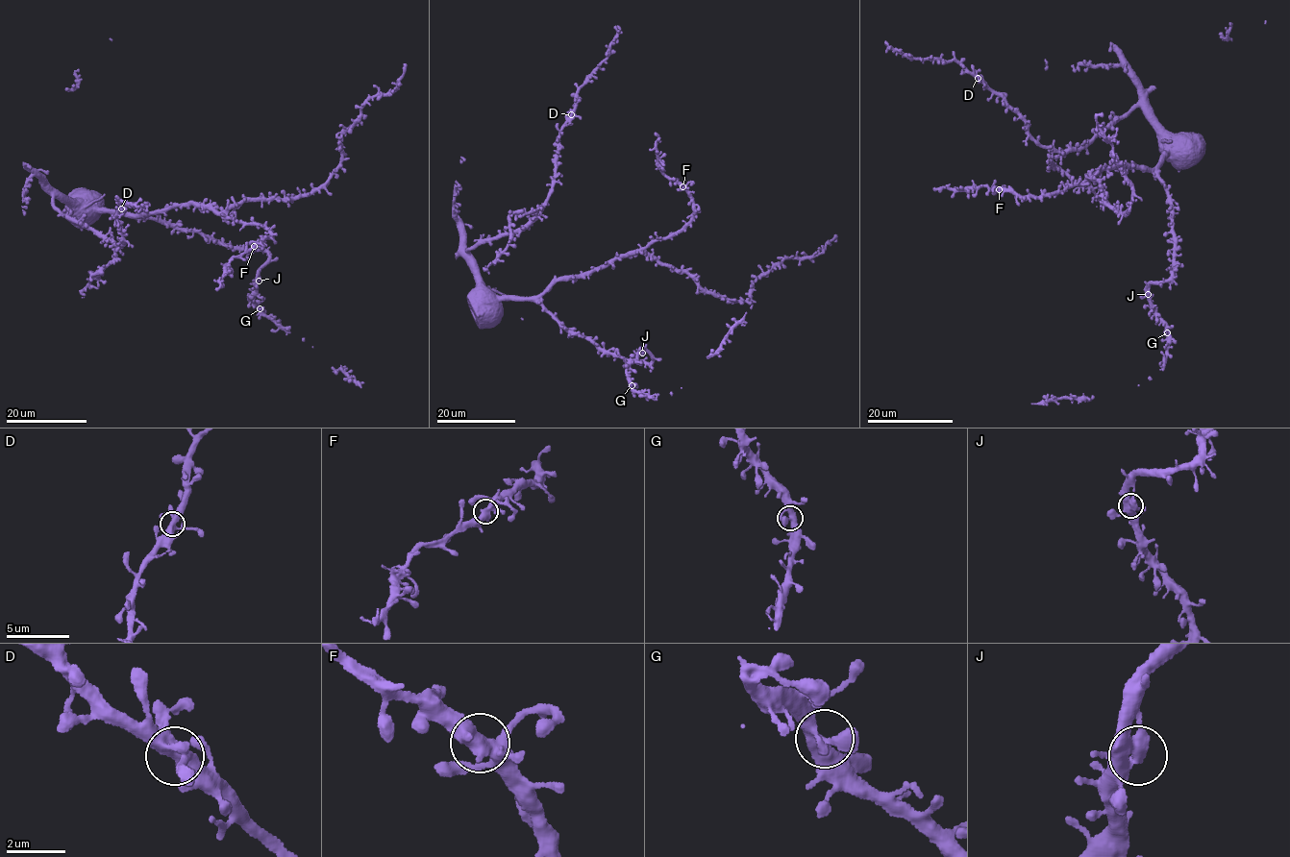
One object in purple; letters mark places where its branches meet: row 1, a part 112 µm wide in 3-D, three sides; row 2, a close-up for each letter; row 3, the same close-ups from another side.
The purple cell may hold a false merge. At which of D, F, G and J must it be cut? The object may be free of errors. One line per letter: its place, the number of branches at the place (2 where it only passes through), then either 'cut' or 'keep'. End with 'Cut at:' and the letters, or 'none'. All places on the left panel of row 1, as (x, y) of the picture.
D: place (121, 208); branches 4; keep
F: place (254, 246); branches 4; keep
G: place (260, 308); branches 4; keep
J: place (259, 281); branches 4; keep
Cut at: none

